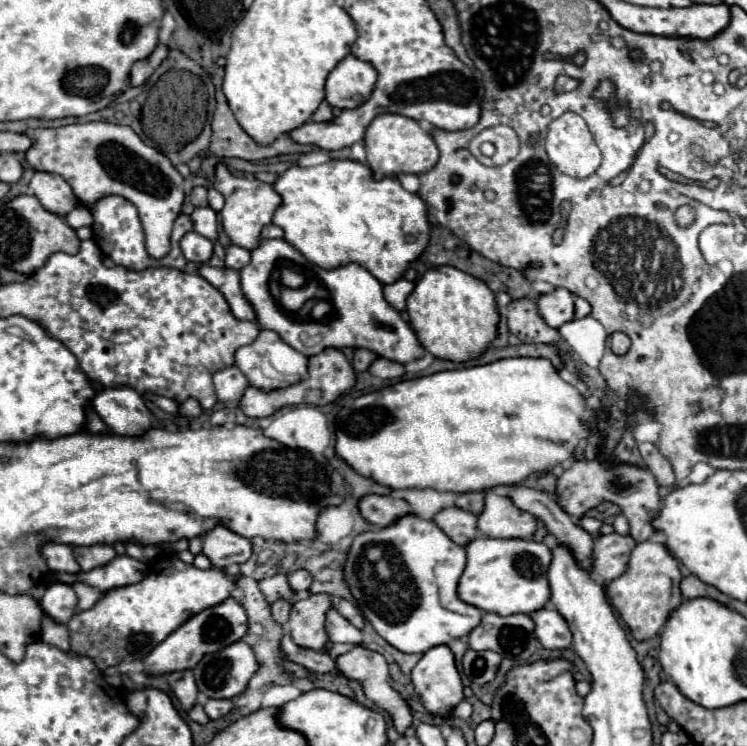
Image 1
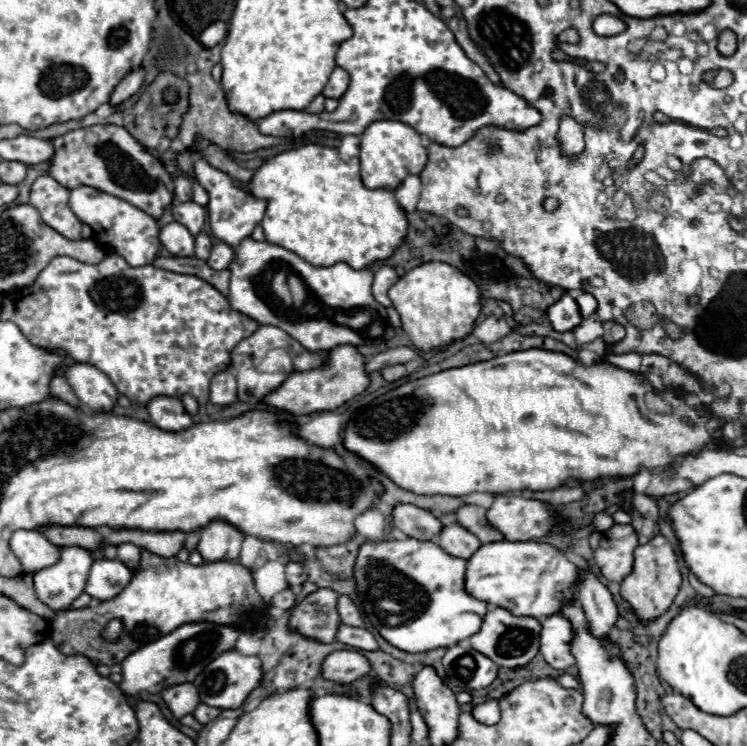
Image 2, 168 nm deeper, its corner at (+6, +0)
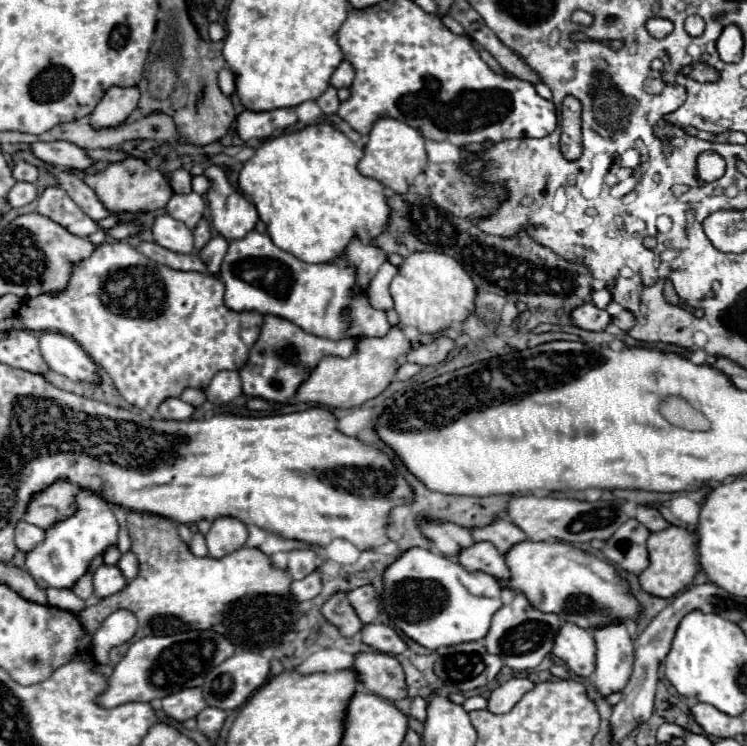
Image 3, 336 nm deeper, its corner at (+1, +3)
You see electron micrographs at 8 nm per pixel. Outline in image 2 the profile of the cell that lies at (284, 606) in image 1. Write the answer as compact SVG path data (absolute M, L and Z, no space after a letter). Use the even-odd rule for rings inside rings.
M286 587L272 597L272 605L278 607L278 609L292 609L294 603L296 603L296 595L298 595L298 589Z

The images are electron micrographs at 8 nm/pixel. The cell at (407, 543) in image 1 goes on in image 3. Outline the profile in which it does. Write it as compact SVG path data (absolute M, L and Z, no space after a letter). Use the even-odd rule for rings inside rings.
M409 548L385 568L381 604L395 628L429 650L481 640L489 632L493 614L503 606L493 576L465 572L459 562L425 548Z

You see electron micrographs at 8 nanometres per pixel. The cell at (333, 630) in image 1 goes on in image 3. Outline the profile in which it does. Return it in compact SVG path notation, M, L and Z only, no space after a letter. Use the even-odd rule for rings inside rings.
M365 624L359 638L367 646L383 654L403 654L407 650L405 642L397 636L397 632L385 624Z

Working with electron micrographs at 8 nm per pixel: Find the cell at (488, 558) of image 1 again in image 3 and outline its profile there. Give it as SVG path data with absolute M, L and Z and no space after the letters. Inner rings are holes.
M525 540L525 542L515 544L505 554L505 562L507 562L507 568L511 572L511 576L509 576L509 580L497 580L499 588L519 590L529 600L529 604L533 604L533 608L537 608L541 612L553 612L553 614L561 616L561 620L575 622L577 626L583 626L587 630L595 628L595 626L601 626L601 624L607 624L607 622L613 622L613 620L625 620L625 618L637 620L639 604L629 594L627 586L617 578L615 568L609 562L599 560L597 556L593 556L589 552L583 552L583 550L579 550L571 544Z

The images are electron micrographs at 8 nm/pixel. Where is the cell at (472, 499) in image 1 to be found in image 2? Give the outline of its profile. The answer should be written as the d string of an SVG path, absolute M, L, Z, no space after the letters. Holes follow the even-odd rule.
M464 505L464 507L460 507L456 511L456 519L458 519L458 523L464 529L474 533L482 543L494 543L494 541L502 541L504 539L504 535L488 523L484 507Z

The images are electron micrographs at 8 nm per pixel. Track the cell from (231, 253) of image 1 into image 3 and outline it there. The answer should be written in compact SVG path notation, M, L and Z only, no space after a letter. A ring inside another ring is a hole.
M215 236L209 240L209 244L203 250L199 250L199 258L207 264L211 274L219 274L227 248L229 248L229 242L223 236Z

